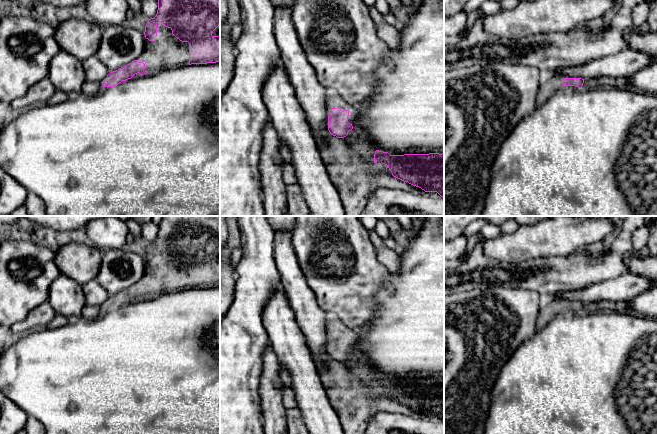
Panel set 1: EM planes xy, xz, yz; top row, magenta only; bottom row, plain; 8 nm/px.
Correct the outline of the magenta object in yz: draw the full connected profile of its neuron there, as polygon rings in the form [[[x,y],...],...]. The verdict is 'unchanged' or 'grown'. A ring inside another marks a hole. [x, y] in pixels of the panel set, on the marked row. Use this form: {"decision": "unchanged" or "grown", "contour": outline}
{"decision": "grown", "contour": [[[553,78],[543,79],[537,95],[536,103],[537,105],[543,104],[562,85],[582,88],[583,83],[584,79],[582,78],[564,78],[561,81],[555,80]]]}

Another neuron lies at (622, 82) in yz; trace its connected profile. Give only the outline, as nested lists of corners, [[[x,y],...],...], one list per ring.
[[[619,77],[616,79],[615,87],[618,89],[634,90],[632,84],[627,77]]]

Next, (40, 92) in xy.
[[[46,77],[35,83],[24,96],[13,100],[10,104],[16,109],[28,109],[37,103],[45,104],[55,91],[56,88]]]

